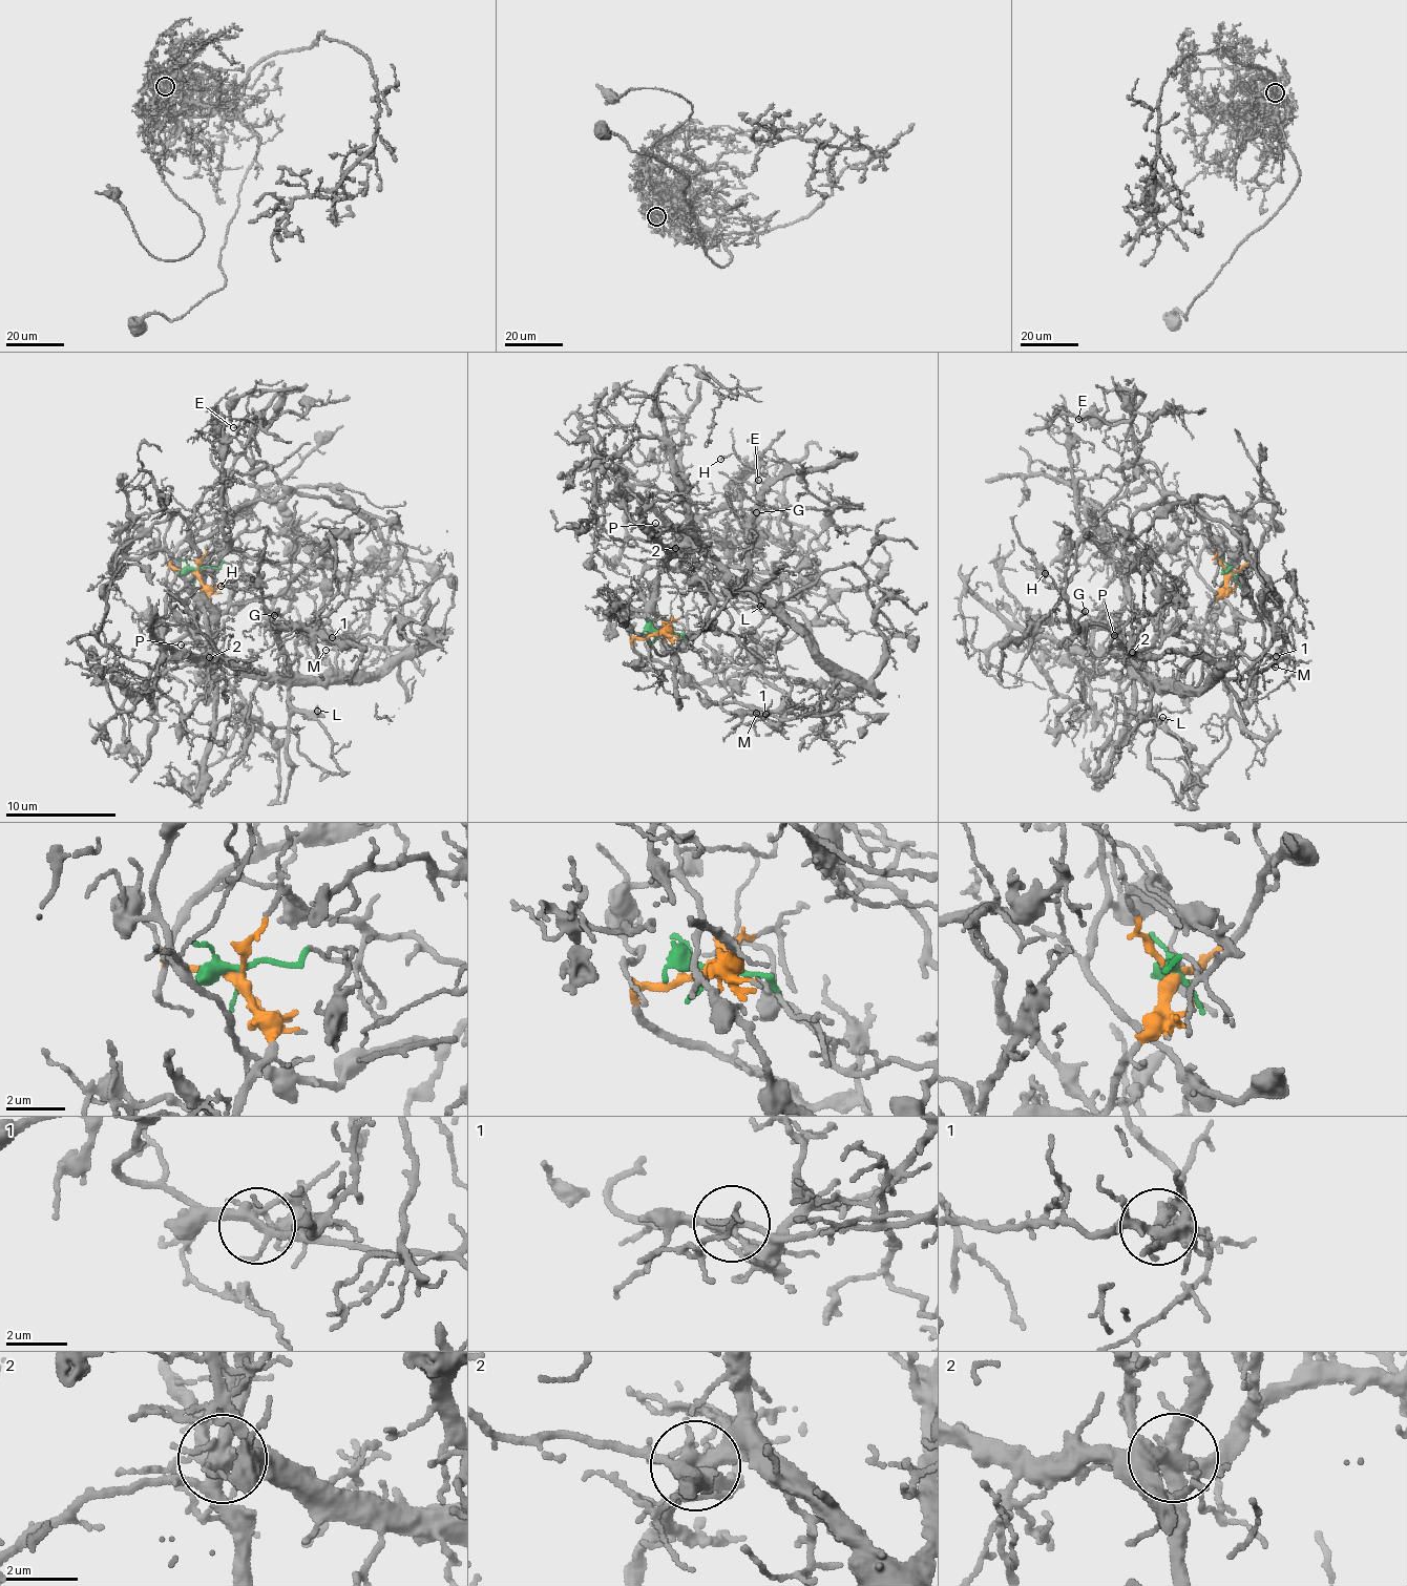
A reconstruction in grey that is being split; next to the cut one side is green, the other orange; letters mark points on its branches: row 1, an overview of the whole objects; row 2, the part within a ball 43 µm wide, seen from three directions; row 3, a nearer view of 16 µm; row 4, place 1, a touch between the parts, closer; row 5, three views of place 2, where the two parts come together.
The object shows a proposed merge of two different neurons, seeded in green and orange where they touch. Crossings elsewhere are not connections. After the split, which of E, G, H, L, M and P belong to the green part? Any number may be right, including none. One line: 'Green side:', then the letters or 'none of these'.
Green side: E, M

